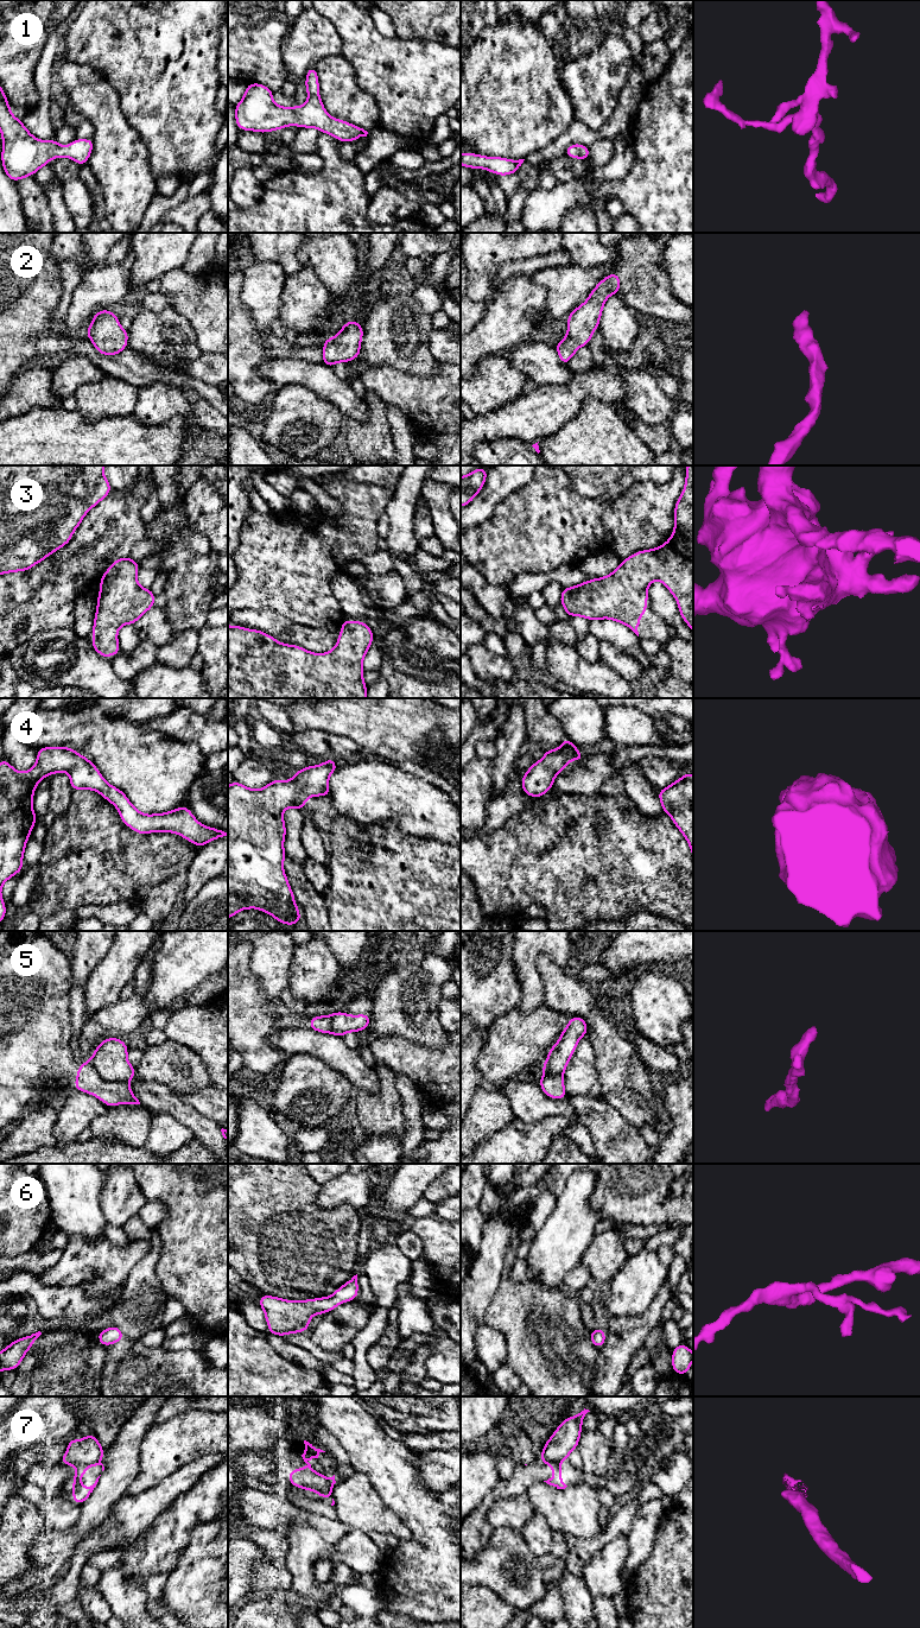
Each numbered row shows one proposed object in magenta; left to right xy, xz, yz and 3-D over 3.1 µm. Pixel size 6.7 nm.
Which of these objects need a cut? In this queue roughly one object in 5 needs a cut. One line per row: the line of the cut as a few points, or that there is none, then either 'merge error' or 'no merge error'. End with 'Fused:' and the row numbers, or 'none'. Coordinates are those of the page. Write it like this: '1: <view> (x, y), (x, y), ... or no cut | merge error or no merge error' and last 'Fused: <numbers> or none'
1: no cut | no merge error
2: no cut | no merge error
3: no cut | no merge error
4: no cut | no merge error
5: xy (88, 1062), (105, 1079), (126, 1082) | merge error
6: no cut | no merge error
7: xy (100, 1459), (77, 1467) | merge error
Fused: 5, 7

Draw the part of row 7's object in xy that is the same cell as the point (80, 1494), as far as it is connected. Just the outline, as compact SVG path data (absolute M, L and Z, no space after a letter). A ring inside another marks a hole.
M96 1462L91 1465L80 1465L77 1467L77 1470L75 1472L75 1475L72 1476L72 1500L74 1502L78 1503L78 1505L83 1505L83 1502L91 1495L94 1488L96 1487L100 1476L96 1478L95 1483L90 1487L82 1487L81 1486L81 1478L83 1477L83 1475L85 1474L87 1469L89 1467L96 1467L96 1465L101 1465L102 1467L102 1471L104 1470L103 1464L100 1462Z

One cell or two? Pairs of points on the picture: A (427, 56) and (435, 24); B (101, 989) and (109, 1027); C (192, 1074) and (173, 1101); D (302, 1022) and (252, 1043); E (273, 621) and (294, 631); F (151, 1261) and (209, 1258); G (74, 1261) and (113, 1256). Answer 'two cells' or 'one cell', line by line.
A: two cells
B: two cells
C: two cells
D: one cell
E: one cell
F: two cells
G: one cell

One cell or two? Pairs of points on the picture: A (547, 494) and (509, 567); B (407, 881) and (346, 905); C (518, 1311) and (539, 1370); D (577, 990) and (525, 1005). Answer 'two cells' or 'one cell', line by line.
A: one cell
B: one cell
C: one cell
D: two cells

